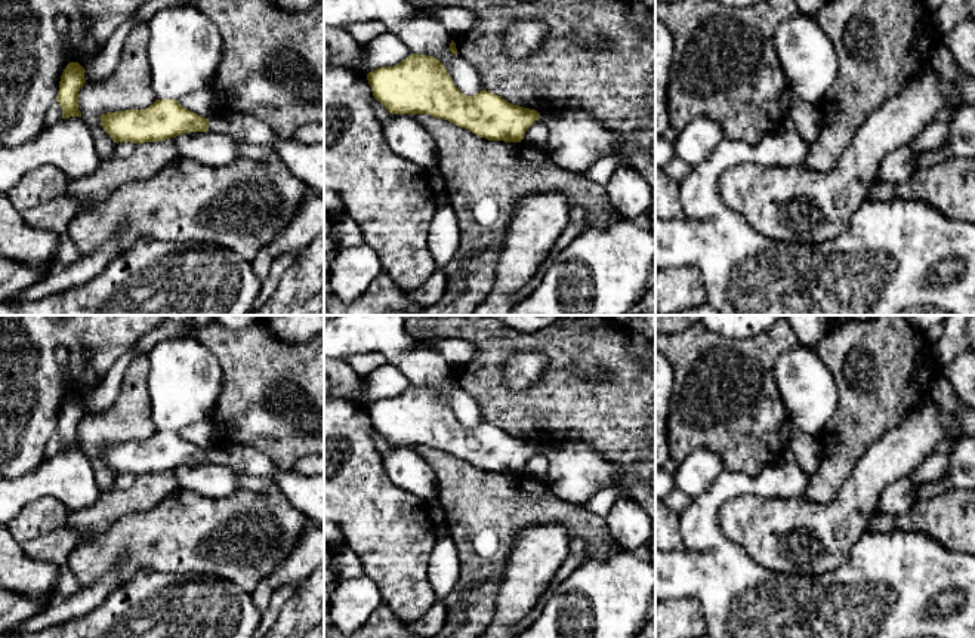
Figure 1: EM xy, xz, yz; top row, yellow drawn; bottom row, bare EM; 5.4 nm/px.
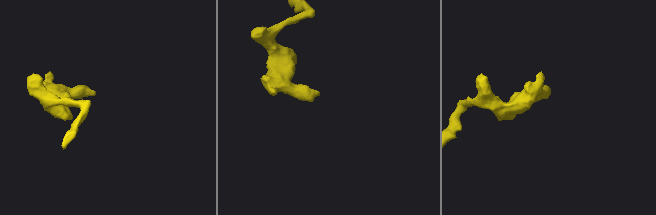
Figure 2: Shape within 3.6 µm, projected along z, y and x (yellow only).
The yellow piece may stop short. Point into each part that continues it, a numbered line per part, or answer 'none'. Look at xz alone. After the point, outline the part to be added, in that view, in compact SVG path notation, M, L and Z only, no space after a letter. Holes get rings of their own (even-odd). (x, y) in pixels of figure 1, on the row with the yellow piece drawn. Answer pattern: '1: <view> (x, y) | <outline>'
1: xz (576, 141) | M583 111L540 114L549 129L544 150L562 169L584 175L590 166L615 155L620 141L613 132Z

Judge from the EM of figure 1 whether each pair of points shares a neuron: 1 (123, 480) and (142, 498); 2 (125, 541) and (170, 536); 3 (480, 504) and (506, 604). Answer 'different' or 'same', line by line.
1: different
2: same
3: different

